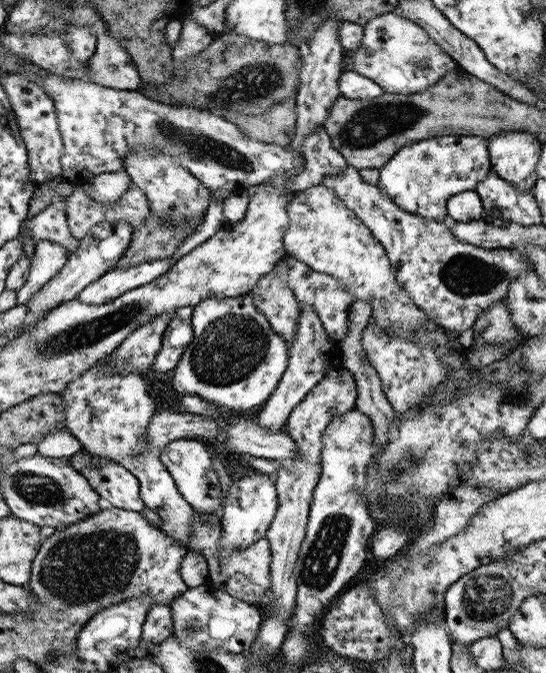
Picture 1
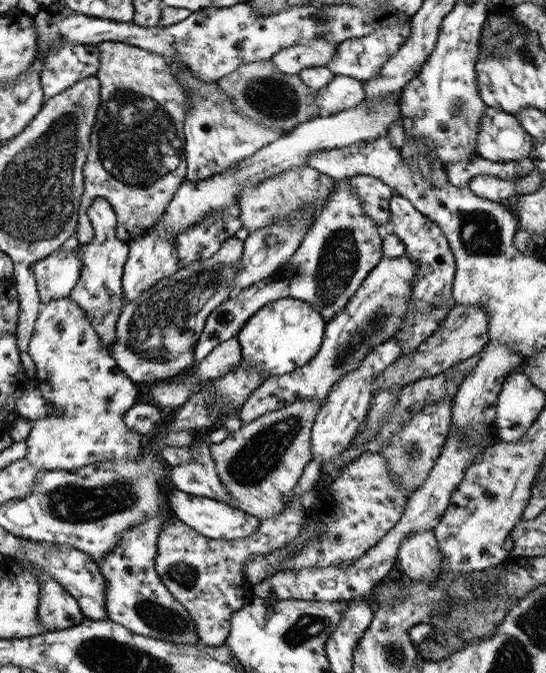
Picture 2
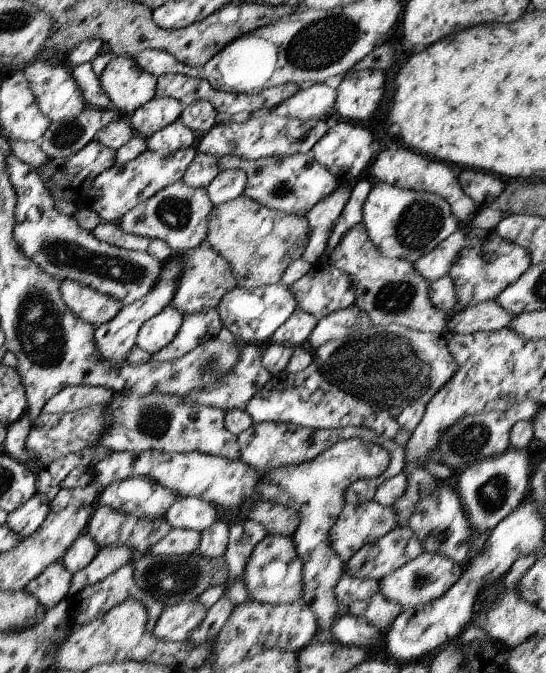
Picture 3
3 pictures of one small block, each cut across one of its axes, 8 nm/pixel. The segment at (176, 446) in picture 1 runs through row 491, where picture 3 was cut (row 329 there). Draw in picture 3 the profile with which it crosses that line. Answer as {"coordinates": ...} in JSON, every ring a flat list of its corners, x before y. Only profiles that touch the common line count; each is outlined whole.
{"coordinates":[[212,308,208,312,183,314,183,320,176,338,168,346,152,354,152,361,162,364,182,358,188,352,196,350,200,344,215,339,223,327,217,308]]}

